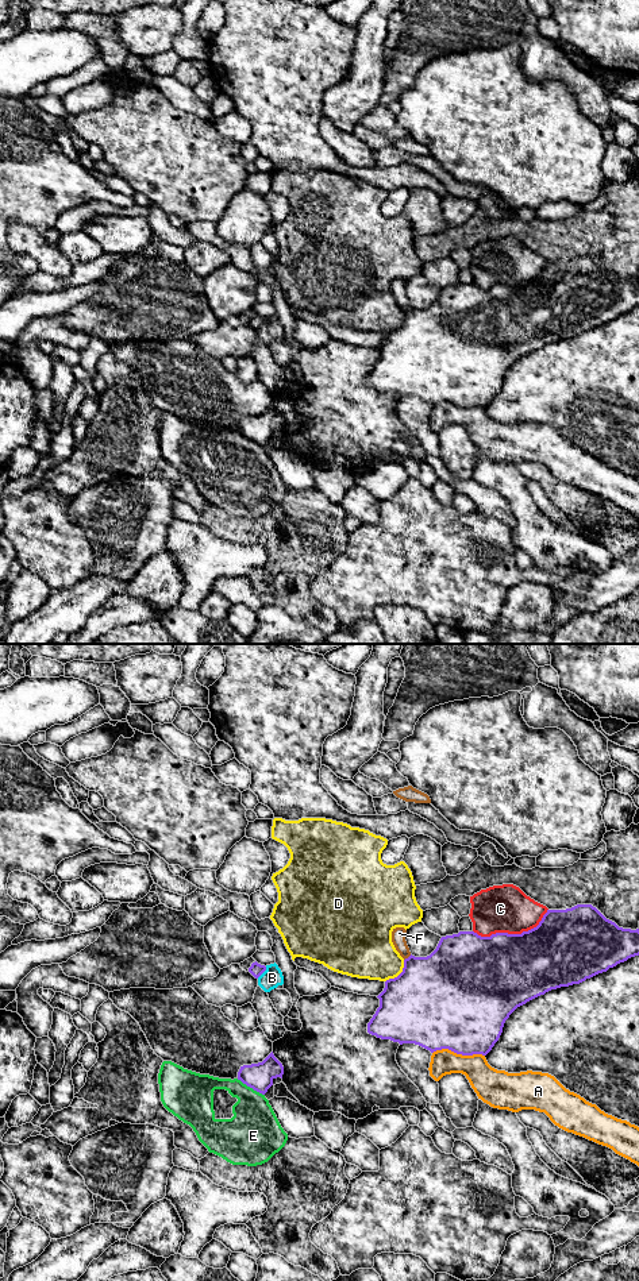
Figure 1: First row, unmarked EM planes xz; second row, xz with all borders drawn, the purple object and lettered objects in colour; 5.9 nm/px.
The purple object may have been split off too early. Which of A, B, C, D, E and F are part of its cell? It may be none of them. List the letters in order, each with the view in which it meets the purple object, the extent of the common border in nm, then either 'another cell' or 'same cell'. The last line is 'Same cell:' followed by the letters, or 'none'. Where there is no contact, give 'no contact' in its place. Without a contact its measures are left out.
A: meets purple in xz; contact 320 nm long; another cell
B: meets purple in xz; contact 90 nm long; another cell
C: meets purple in xz; contact 460 nm long; another cell
D: meets purple in xz; contact 180 nm long; another cell
E: meets purple in xz; contact 190 nm long; another cell
F: meets purple in xz; contact 60 nm long; another cell
Same cell: none

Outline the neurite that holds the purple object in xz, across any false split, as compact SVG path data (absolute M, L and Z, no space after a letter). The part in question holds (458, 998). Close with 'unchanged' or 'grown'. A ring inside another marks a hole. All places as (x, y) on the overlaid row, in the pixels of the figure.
M592 904L547 910L536 927L521 934L496 933L481 937L474 931L459 931L442 937L430 956L411 954L404 960L403 972L386 980L384 991L377 996L380 1007L367 1023L367 1033L400 1045L415 1043L431 1053L449 1049L462 1056L486 1056L517 1007L551 989L580 984L635 956L639 956L639 929L619 927Z; unchanged

